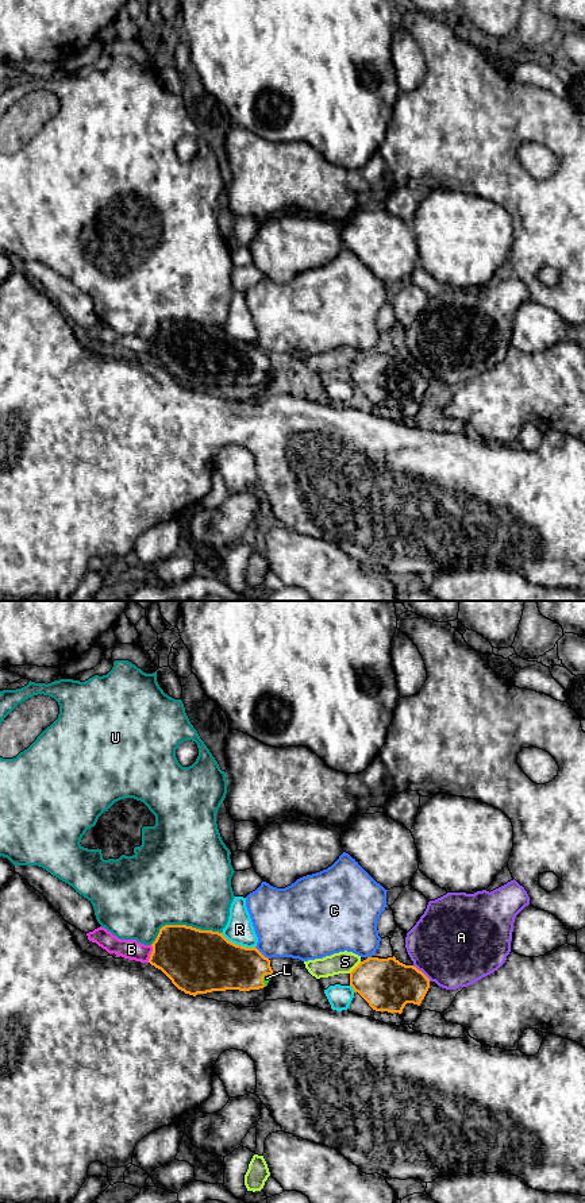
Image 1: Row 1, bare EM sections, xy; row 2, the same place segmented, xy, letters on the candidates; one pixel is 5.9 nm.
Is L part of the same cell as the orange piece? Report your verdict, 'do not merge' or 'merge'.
merge

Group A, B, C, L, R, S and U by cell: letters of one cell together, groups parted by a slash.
A / B / C / L / R / S / U

